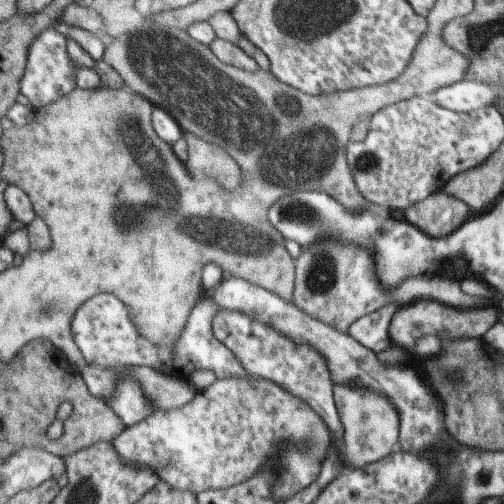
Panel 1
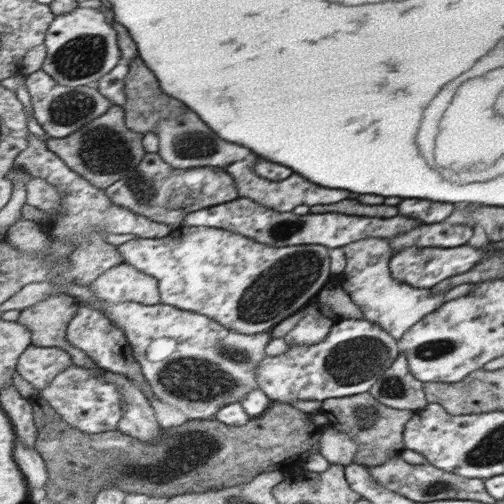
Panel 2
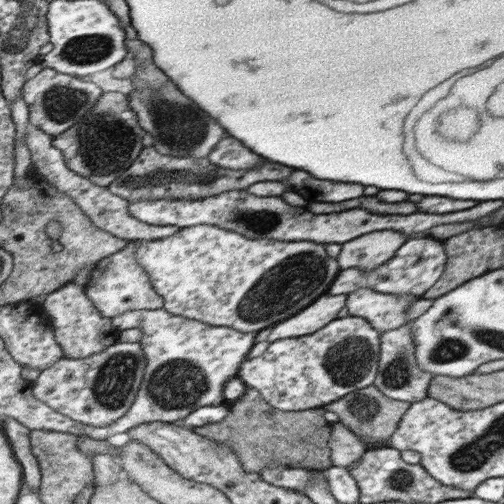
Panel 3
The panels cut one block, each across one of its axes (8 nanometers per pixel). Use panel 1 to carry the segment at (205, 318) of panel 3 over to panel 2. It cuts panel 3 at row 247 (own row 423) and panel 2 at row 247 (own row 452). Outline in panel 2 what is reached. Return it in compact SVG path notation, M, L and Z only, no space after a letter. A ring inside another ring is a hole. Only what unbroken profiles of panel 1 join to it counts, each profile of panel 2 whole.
M173 228L165 238L135 238L117 248L125 264L155 276L163 304L209 316L223 328L249 336L269 332L303 310L331 274L325 246L273 248L221 228Z

